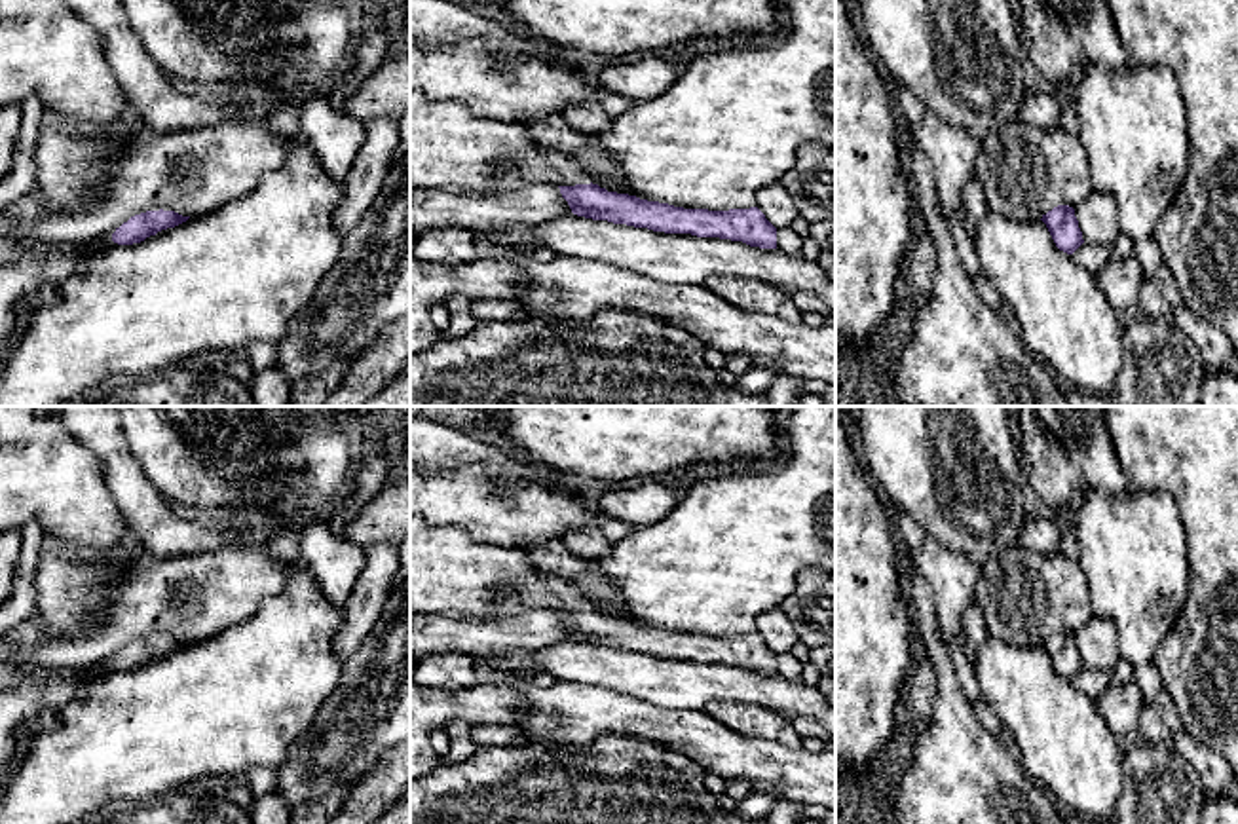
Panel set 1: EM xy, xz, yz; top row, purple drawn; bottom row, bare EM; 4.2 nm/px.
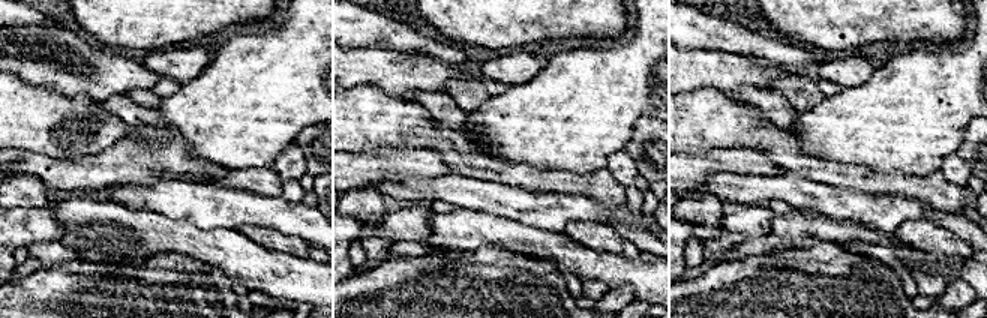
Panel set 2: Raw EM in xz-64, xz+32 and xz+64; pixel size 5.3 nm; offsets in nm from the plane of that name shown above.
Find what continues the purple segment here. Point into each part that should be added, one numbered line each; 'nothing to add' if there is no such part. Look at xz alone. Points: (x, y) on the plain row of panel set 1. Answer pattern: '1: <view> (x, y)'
1: xz (450, 572)

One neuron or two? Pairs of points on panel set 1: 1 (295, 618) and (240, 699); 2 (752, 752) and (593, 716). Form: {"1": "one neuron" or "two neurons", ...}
{"1": "one neuron", "2": "one neuron"}

